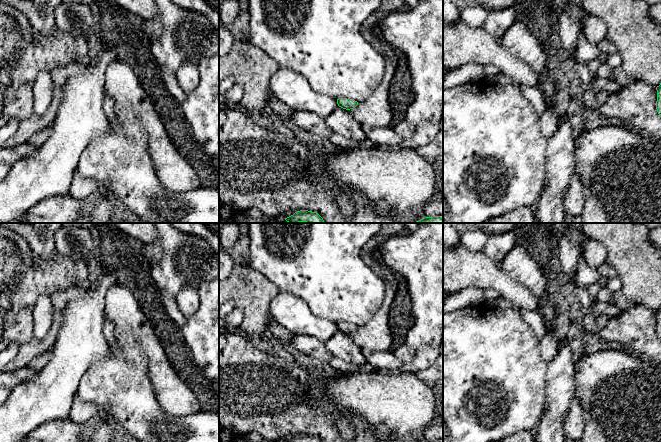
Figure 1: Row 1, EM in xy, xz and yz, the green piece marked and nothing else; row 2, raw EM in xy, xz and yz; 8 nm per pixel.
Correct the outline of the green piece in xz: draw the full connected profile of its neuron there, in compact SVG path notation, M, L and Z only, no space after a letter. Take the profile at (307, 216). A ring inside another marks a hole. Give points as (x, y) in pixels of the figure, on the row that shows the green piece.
M300 210L295 212L293 215L285 218L288 223L325 223L323 218L316 212L308 210Z

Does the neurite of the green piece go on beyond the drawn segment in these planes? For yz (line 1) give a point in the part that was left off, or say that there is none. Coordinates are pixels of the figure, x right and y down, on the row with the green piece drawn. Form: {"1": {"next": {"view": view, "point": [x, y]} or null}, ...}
{"1": {"next": null}}

